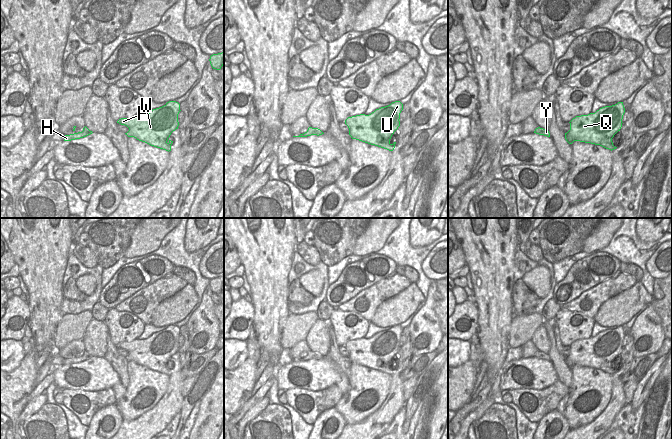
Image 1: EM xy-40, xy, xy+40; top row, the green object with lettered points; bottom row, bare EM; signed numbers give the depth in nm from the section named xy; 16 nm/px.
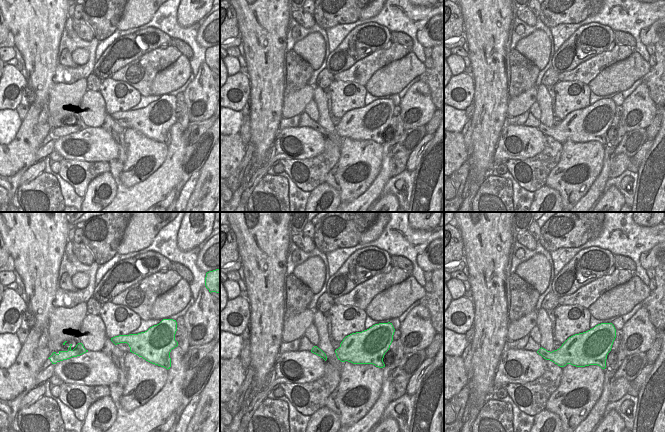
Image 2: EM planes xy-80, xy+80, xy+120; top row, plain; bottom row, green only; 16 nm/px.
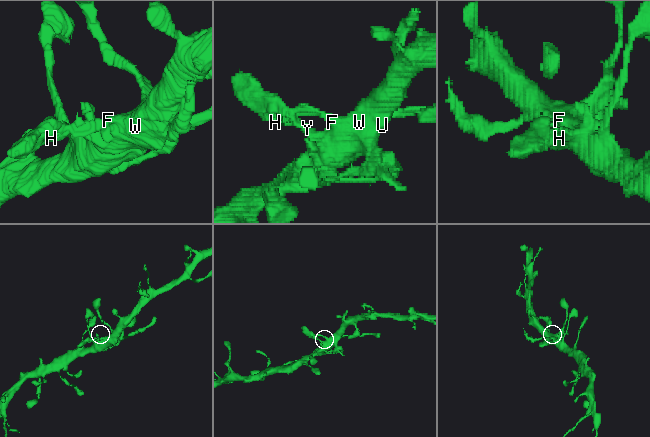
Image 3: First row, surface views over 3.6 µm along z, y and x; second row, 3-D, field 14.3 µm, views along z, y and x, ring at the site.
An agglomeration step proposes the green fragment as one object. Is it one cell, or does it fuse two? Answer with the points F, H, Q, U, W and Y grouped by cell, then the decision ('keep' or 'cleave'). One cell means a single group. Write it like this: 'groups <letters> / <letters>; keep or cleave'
groups F H Q U W Y; keep

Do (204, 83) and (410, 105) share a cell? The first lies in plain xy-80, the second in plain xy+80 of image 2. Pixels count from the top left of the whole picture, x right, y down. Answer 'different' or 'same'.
same

